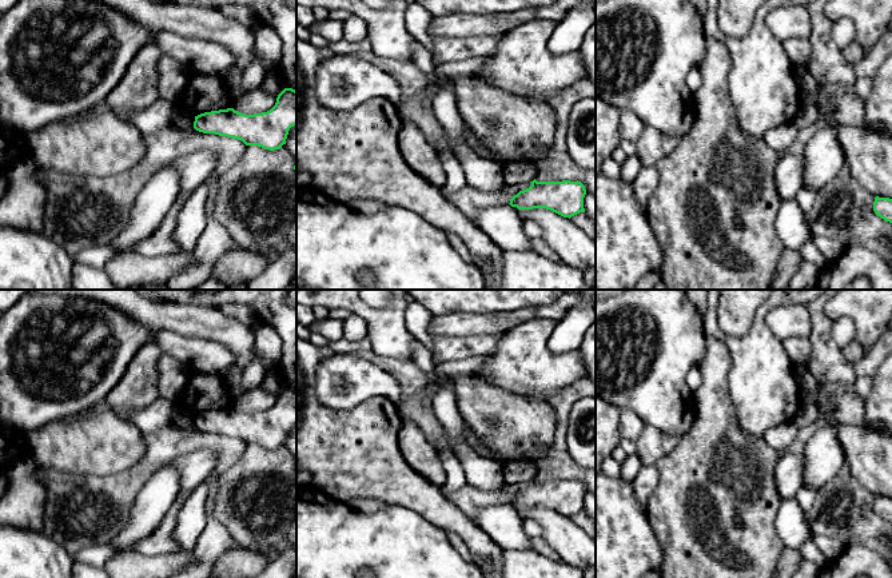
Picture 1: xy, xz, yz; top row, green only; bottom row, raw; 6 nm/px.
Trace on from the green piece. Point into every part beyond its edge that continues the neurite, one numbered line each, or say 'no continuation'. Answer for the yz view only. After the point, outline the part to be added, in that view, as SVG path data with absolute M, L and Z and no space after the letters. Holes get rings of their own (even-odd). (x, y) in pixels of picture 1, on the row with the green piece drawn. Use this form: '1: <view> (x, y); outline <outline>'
no continuation

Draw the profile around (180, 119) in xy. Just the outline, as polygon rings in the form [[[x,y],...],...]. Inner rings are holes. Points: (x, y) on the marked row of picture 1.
[[[174,104],[172,107],[172,124],[178,128],[191,128],[194,127],[195,116],[186,112],[180,104]]]

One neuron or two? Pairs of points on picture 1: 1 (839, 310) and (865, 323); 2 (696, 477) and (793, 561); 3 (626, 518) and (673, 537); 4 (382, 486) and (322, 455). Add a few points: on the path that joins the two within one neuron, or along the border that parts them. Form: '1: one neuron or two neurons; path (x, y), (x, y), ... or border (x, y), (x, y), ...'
1: one neuron; path (845, 310), (852, 310), (859, 317)
2: two neurons; border (785, 547), (776, 563)
3: two neurons; border (646, 509), (649, 525), (662, 547), (664, 558)
4: one neuron; path (367, 471), (351, 455), (337, 455)

